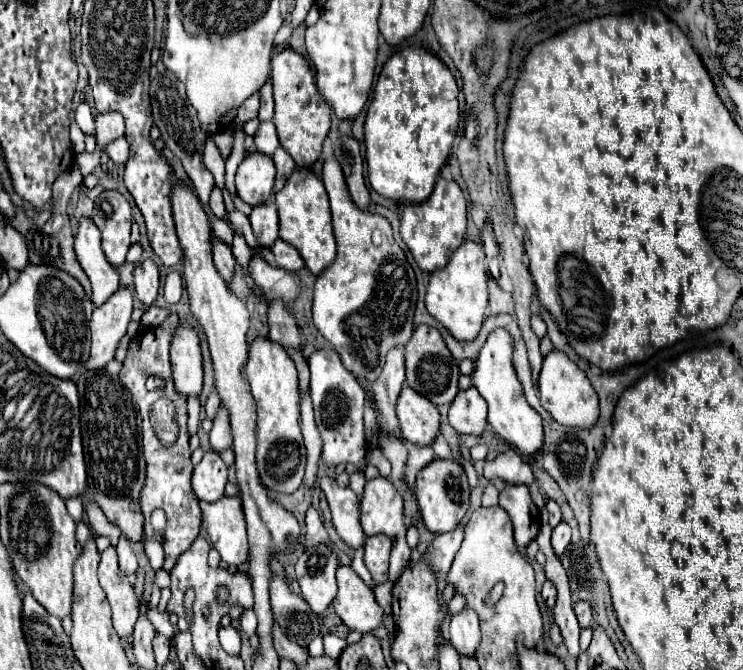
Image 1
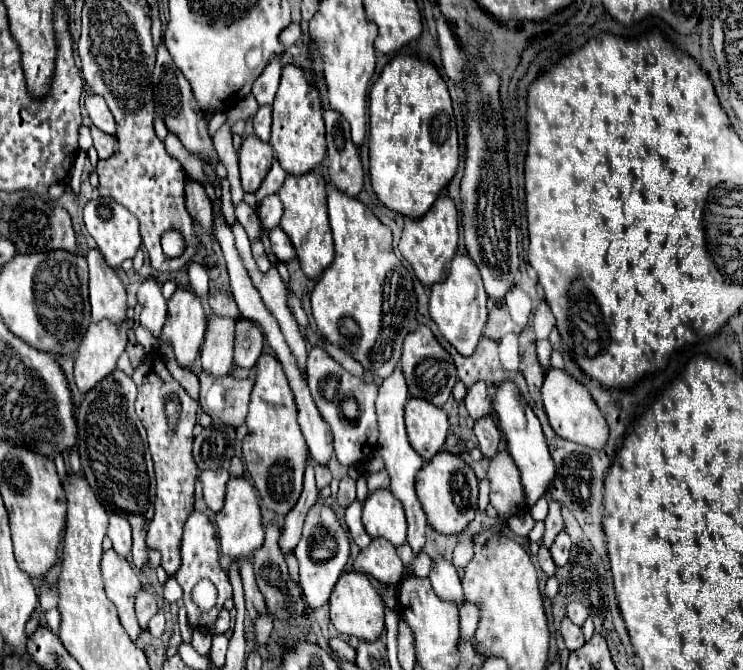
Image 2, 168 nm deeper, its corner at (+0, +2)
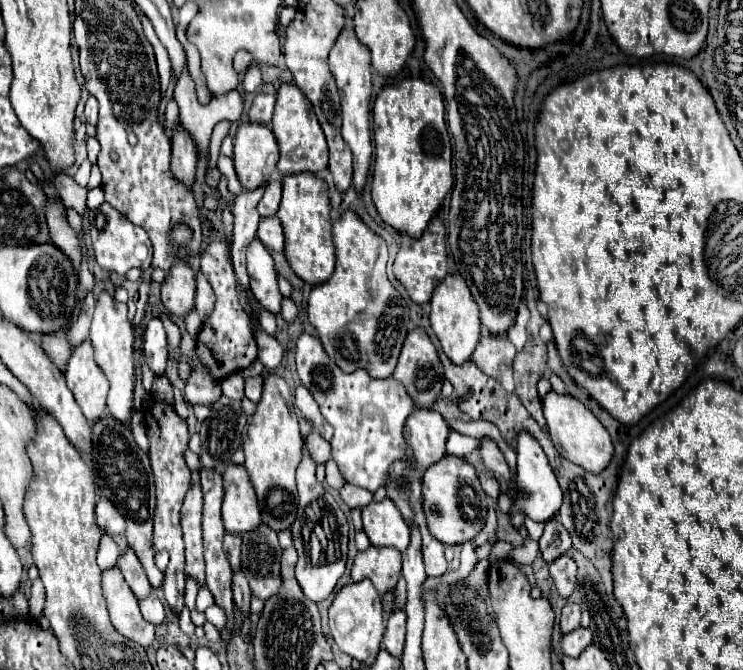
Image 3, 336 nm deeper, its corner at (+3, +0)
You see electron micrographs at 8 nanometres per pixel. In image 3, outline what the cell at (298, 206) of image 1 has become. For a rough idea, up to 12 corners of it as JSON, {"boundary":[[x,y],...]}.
{"boundary":[[283,177],[277,217],[295,275],[325,283],[337,263],[327,183]]}

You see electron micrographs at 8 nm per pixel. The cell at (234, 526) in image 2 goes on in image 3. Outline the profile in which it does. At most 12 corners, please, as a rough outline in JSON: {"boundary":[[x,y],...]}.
{"boundary":[[243,465],[223,473],[223,525],[243,535],[261,525]]}

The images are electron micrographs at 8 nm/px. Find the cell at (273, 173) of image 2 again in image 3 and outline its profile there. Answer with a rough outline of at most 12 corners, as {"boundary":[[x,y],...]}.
{"boundary":[[267,185],[235,197],[233,269],[247,291],[245,253],[257,239],[257,203]]}

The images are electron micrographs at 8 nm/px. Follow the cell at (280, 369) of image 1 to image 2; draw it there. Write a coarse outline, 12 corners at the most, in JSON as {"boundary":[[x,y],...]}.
{"boundary":[[260,355],[242,441],[262,505],[286,515],[308,445],[288,379]]}

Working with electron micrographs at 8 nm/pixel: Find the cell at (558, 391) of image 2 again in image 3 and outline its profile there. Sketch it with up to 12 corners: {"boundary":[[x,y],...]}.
{"boundary":[[549,391],[543,413],[565,459],[601,473],[611,437],[577,397]]}

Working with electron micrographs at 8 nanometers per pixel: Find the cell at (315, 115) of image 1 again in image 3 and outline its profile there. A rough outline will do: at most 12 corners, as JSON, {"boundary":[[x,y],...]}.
{"boundary":[[295,83],[279,87],[271,127],[281,175],[327,167],[323,129]]}

